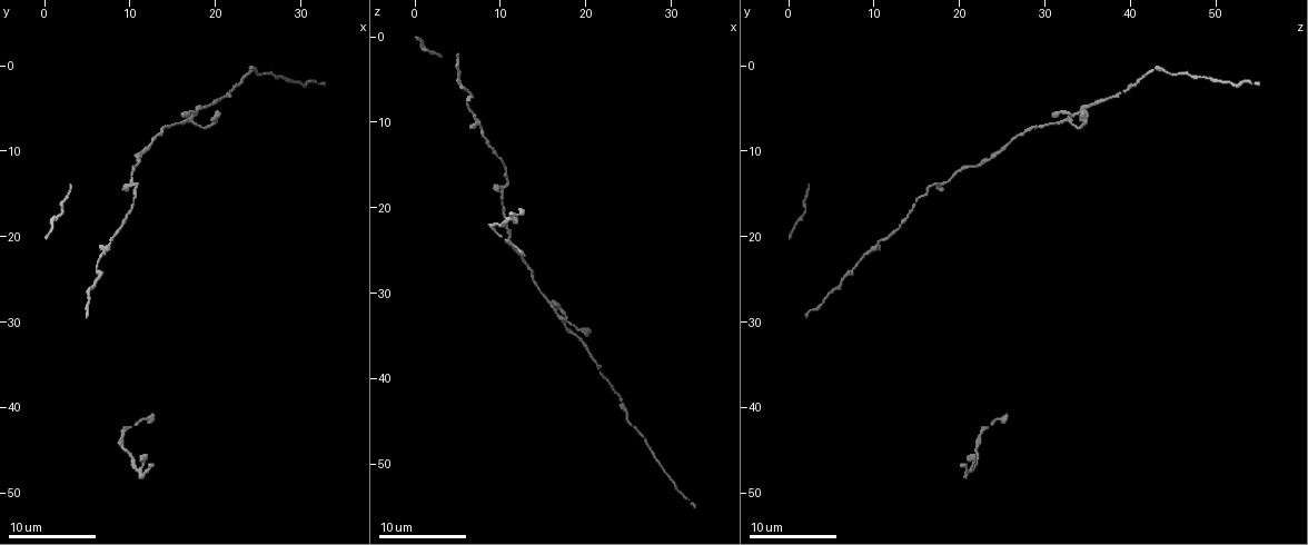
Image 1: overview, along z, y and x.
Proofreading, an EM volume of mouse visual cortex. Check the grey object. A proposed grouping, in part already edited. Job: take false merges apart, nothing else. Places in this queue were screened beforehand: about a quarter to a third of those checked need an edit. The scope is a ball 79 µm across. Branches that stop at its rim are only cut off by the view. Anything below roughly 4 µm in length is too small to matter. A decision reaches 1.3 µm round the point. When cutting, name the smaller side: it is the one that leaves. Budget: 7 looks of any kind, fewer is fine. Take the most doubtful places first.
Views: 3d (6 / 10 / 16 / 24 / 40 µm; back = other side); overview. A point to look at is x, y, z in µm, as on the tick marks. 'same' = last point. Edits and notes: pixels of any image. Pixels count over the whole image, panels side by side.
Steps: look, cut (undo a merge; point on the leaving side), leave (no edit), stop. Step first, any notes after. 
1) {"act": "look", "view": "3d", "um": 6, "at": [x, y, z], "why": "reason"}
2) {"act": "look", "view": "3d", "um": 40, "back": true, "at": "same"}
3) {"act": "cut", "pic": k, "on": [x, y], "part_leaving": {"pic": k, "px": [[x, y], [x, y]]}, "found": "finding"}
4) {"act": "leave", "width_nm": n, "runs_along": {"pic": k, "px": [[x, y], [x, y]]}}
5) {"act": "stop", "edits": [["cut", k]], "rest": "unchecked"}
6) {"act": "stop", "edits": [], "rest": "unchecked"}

{"act": "look", "view": "3d", "um": 16, "at": [17.4, 6.4, 32.8], "why": "small branch off a trunk"}

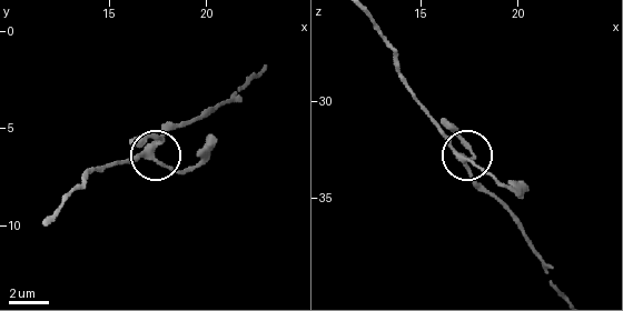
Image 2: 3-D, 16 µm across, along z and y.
{"act": "leave", "width_nm": 260, "runs_along": {"pic": 2, "px": [[48, 222], [90, 172], [112, 162], [150, 152], [184, 172]]}, "found": "continuous, no second neuron"}

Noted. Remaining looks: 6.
{"act": "look", "view": "3d", "um": 16, "at": [7.8, 20.8, 10.2], "why": "sudden change in width"}

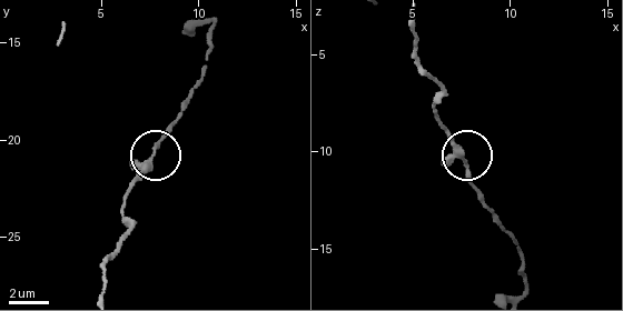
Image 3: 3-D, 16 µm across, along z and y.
{"act": "look", "view": "3d", "um": 16, "back": true, "at": [7.6, 21.1, 10.4]}

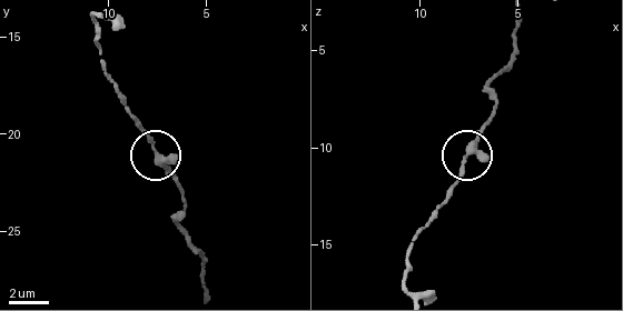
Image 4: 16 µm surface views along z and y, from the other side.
{"act": "leave", "arms": 3, "runs_along": {"pic": 4, "px": [[407, 289], [408, 246], [448, 194], [467, 144], [493, 117]]}, "found": "one neuron here"}

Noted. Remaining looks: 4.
{"act": "look", "view": "3d", "um": 10, "at": [10.6, 14.0, 17.6]}

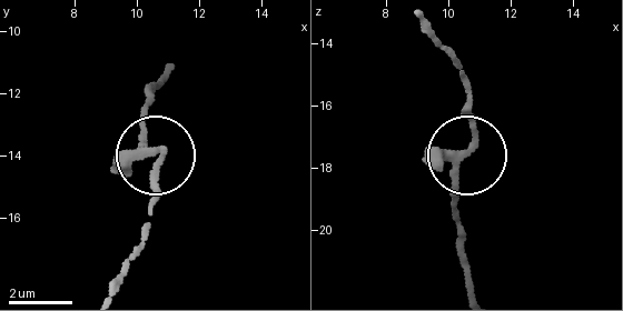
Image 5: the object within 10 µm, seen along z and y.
{"act": "leave", "arms": 3, "runs_along": {"pic": 5, "px": [[152, 153], [160, 153], [160, 199]]}, "found": "continuous, no second neuron"}

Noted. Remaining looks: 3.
{"act": "stop", "edits": [], "rest": "unchecked"}

